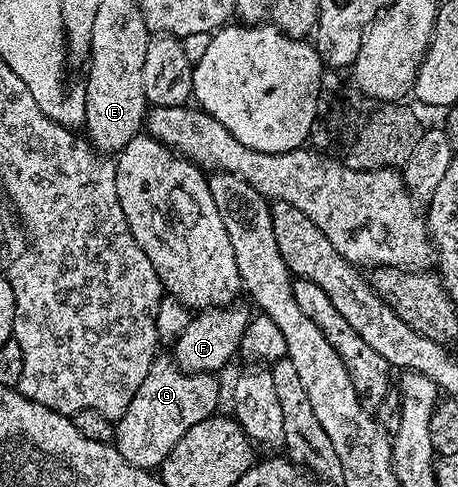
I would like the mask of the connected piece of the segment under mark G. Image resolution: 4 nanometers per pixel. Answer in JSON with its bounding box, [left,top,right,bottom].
[115,356,221,470]

